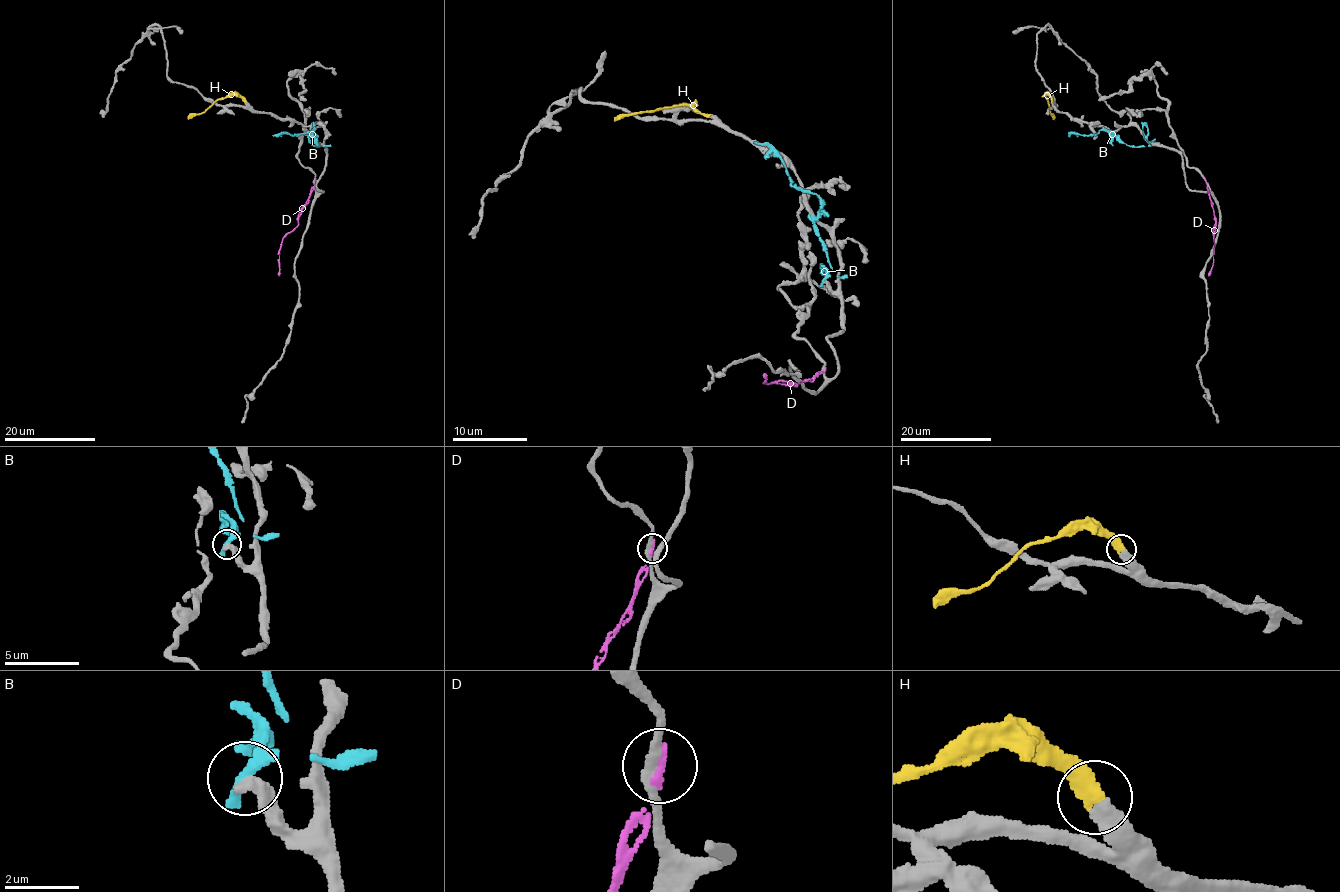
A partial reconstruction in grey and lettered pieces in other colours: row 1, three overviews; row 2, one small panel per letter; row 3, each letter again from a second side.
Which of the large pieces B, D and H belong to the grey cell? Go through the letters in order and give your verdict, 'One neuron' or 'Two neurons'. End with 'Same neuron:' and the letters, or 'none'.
B: Two neurons
D: Two neurons
H: One neuron
Same neuron: H

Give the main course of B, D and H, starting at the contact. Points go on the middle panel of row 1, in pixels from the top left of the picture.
B: (823, 281), (836, 277), (814, 223), (819, 198), (791, 179), (785, 164), (769, 147), (753, 142)
D: (825, 369), (797, 386), (765, 382), (765, 373)
H: (708, 115), (692, 108), (671, 106), (622, 114), (615, 119)

